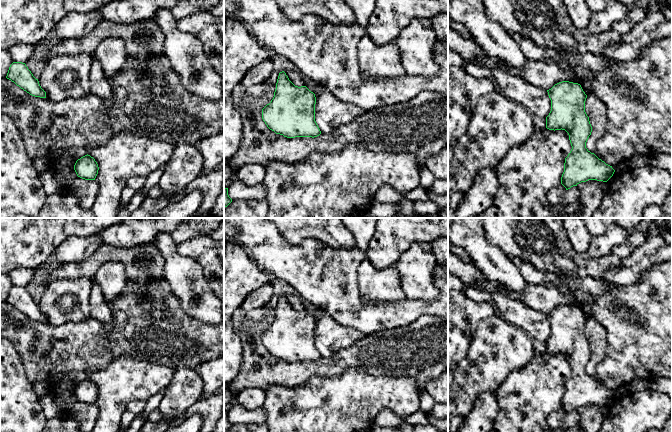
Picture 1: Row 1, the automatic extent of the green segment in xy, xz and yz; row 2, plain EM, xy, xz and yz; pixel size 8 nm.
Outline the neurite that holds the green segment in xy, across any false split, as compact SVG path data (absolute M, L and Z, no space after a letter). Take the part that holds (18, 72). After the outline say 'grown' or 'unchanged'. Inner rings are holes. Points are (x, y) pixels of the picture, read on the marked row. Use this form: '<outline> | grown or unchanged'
M13 62L9 67L6 78L30 95L46 98L46 92L41 88L38 79L33 76L25 63Z | unchanged

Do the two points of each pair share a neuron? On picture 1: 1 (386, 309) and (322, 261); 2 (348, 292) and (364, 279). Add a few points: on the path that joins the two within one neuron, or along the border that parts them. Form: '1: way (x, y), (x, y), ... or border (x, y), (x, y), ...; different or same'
1: way (367, 309), (358, 309), (329, 280); same
2: border (362, 261), (357, 286), (372, 302); different

